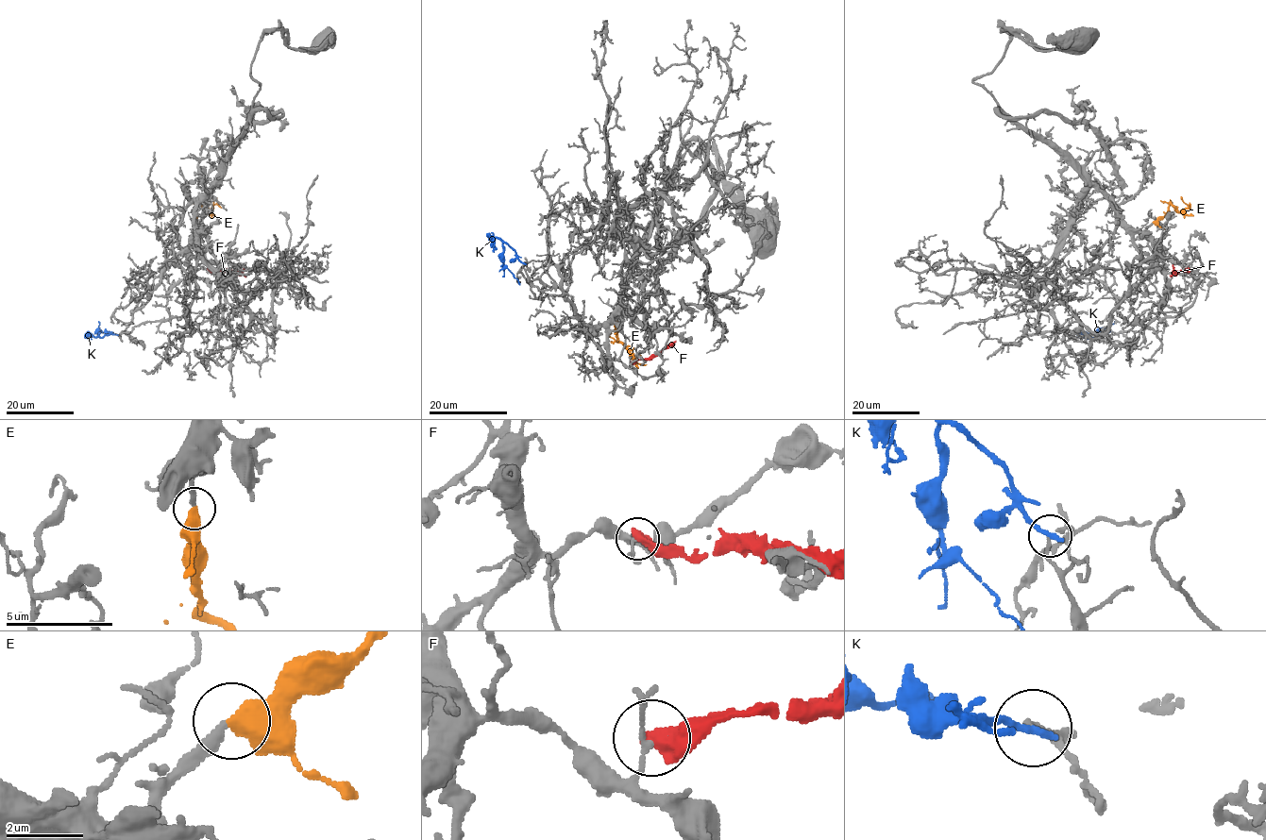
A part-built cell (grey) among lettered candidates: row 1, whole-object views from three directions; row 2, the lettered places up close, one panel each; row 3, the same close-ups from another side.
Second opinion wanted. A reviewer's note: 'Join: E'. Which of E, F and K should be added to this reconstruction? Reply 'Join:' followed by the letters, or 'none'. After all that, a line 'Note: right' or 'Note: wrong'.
Join: E
Note: right

